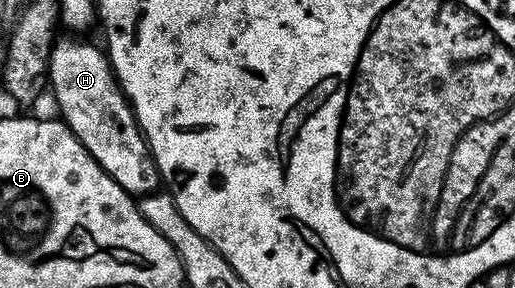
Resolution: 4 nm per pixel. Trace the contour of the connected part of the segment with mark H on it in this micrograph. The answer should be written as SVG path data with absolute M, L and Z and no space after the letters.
M58 38L50 53L48 84L51 92L53 91L55 95L63 124L70 127L75 138L85 147L85 151L89 151L89 155L93 155L95 162L125 192L139 199L160 188L159 168L155 165L151 149L147 146L147 140L143 138L143 132L135 118L135 111L115 78L110 58L100 46L97 48L85 41Z

